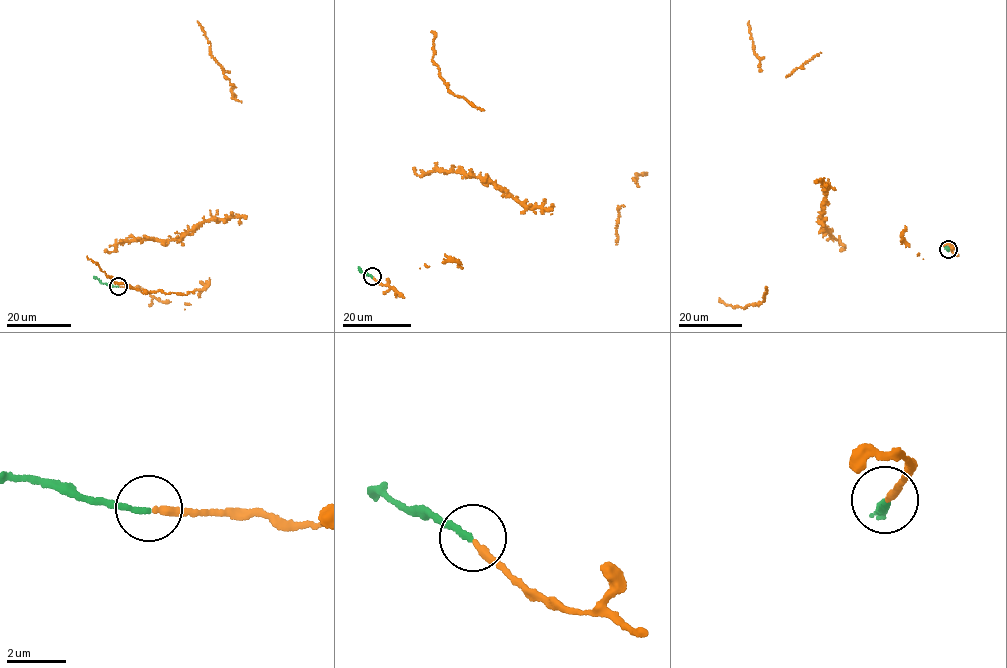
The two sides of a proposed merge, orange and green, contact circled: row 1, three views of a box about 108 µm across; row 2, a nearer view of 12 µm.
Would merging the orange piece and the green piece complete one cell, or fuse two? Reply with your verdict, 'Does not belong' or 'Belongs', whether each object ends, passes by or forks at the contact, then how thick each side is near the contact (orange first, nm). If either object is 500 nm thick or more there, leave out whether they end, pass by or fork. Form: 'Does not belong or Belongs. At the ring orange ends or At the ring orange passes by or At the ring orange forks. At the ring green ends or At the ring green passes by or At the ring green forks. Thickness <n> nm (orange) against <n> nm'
Belongs. At the ring orange ends. At the ring green ends. Thickness 260 nm (orange) against 200 nm

